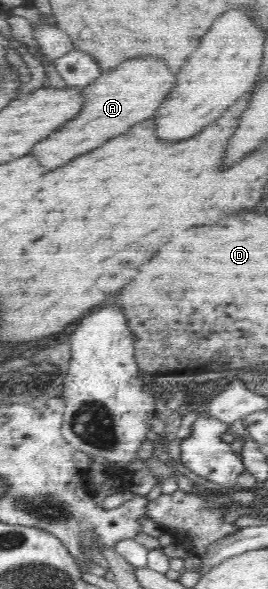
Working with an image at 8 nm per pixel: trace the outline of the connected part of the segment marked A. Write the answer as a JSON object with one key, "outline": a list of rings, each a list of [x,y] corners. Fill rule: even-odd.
{"outline":[[[137,57],[121,63],[117,69],[103,71],[87,87],[82,88],[85,103],[81,106],[81,113],[63,125],[47,139],[39,141],[37,147],[31,149],[31,155],[39,159],[43,169],[57,169],[81,153],[93,151],[101,147],[107,139],[125,133],[135,123],[153,117],[165,95],[173,89],[175,75],[167,69],[161,59],[155,57]]]}

